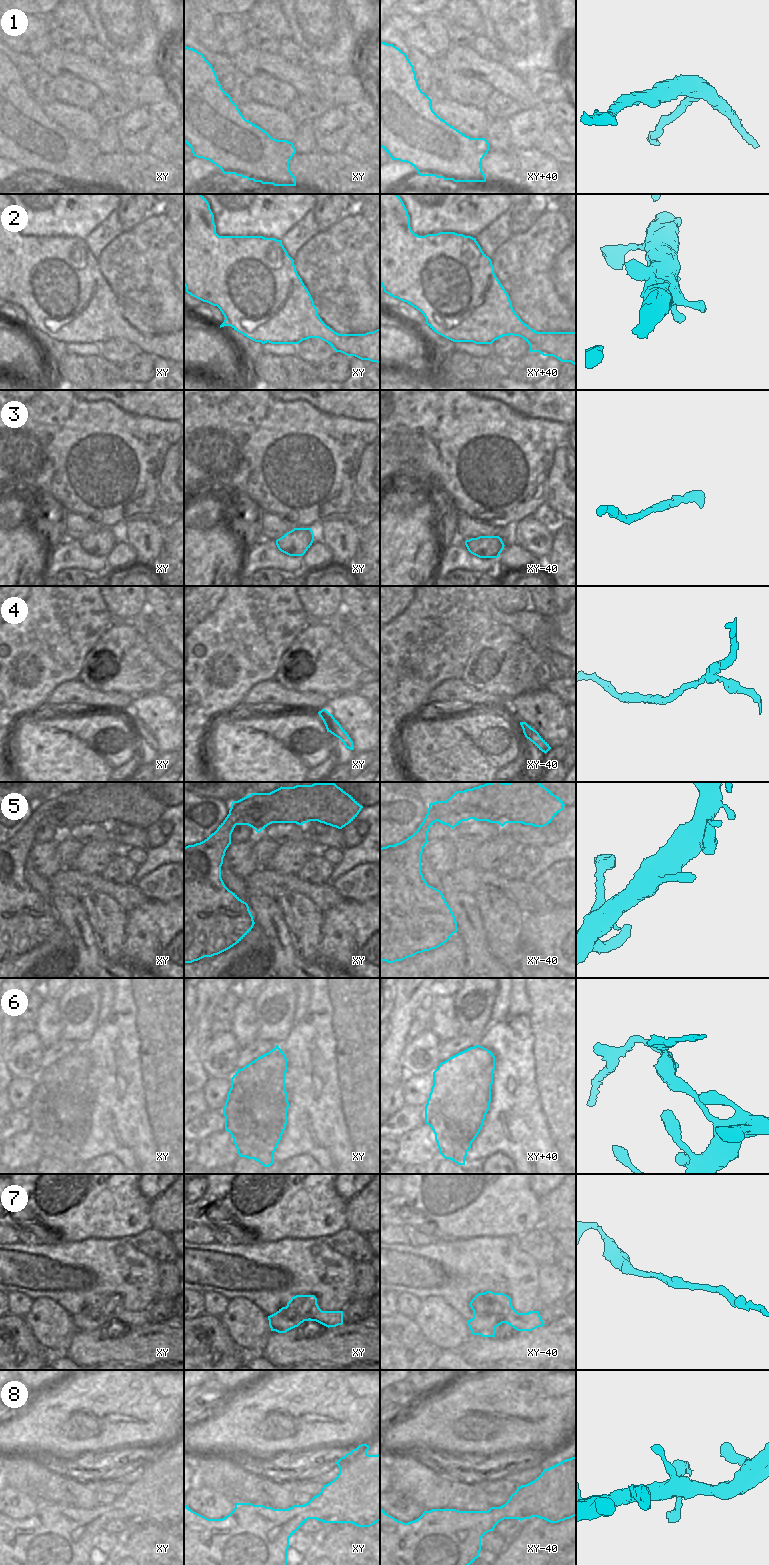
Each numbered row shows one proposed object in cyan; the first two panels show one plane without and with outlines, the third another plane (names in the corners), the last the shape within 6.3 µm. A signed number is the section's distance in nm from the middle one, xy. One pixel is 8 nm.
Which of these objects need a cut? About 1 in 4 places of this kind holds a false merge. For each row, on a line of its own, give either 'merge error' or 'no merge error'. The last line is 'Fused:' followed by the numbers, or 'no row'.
1: merge error
2: no merge error
3: no merge error
4: no merge error
5: no merge error
6: merge error
7: no merge error
8: no merge error
Fused: 1, 6

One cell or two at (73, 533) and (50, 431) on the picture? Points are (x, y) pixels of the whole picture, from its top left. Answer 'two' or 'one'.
two

